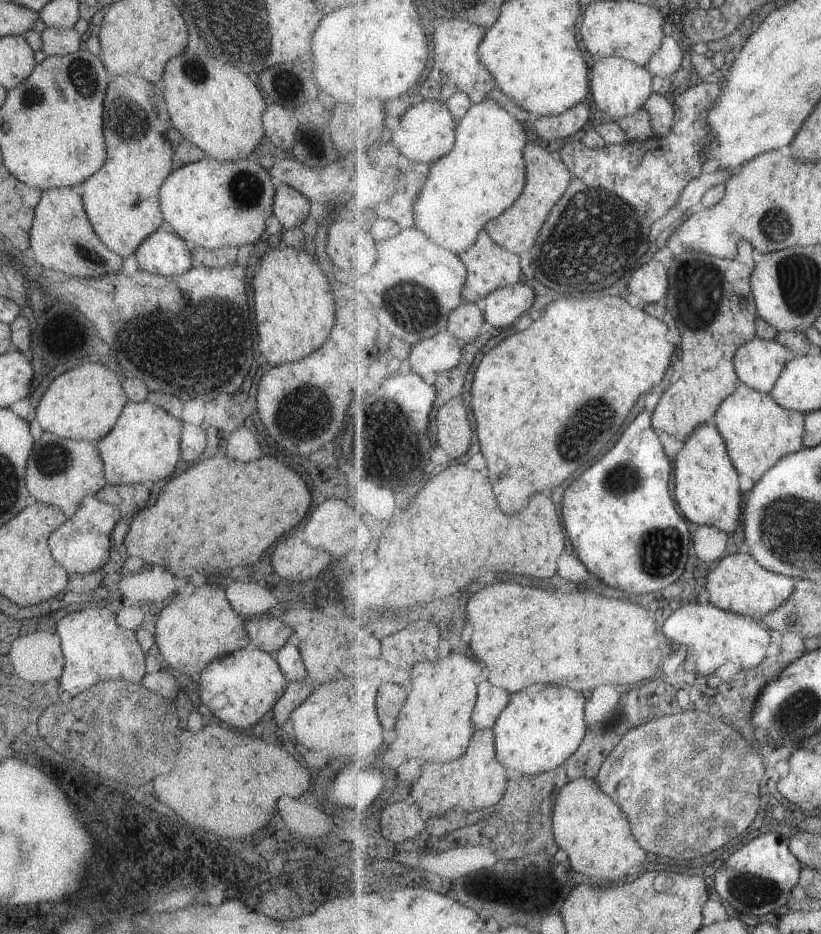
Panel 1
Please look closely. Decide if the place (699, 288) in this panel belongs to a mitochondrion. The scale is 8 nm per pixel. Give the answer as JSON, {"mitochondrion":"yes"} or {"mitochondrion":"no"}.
{"mitochondrion":"yes"}

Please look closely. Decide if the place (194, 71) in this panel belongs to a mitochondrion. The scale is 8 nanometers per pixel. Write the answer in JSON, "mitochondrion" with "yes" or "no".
{"mitochondrion":"yes"}

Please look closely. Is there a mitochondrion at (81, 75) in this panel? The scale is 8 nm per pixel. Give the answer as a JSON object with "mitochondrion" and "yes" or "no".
{"mitochondrion":"yes"}

